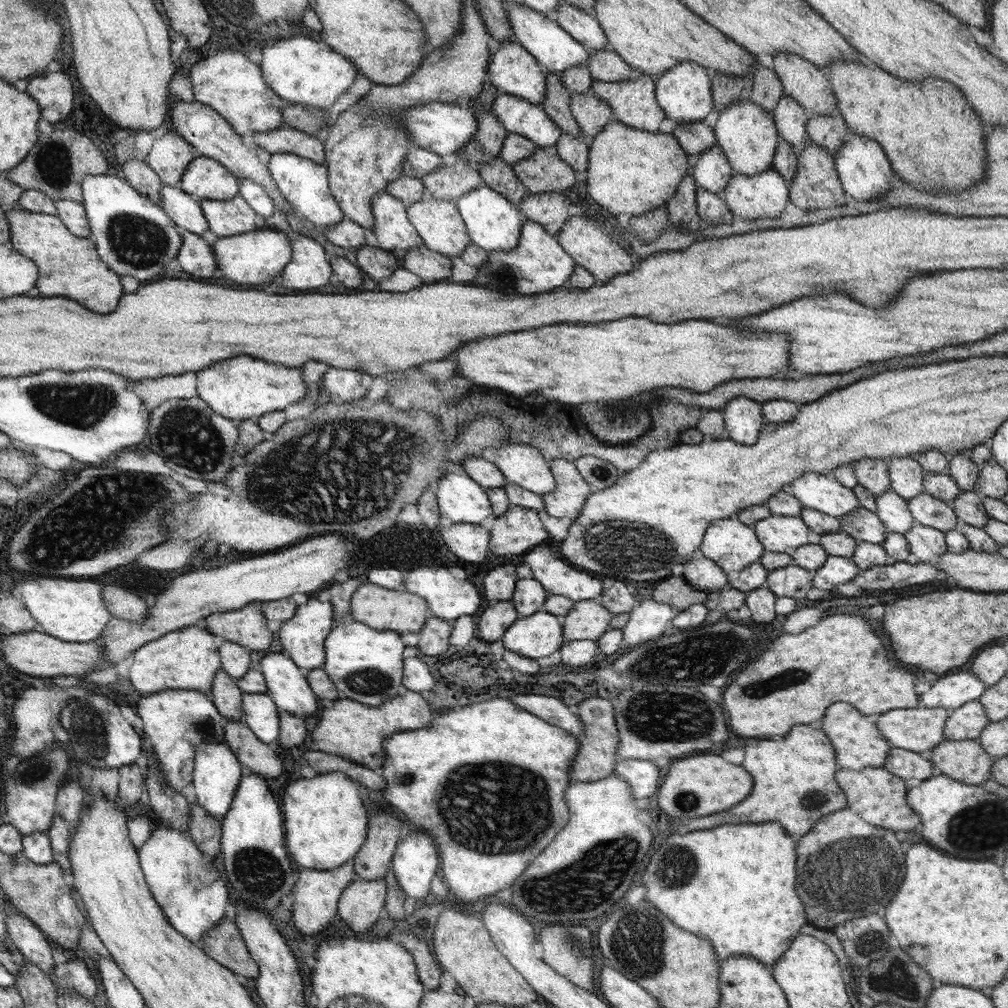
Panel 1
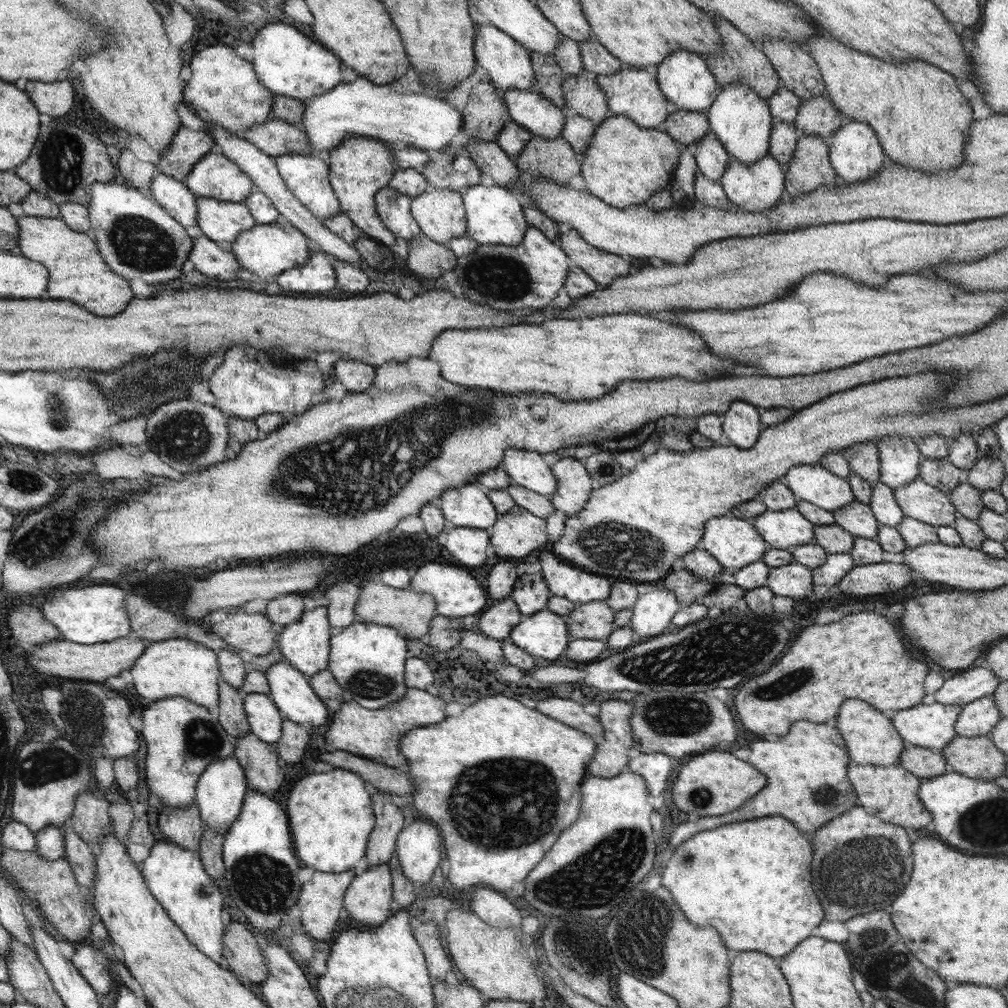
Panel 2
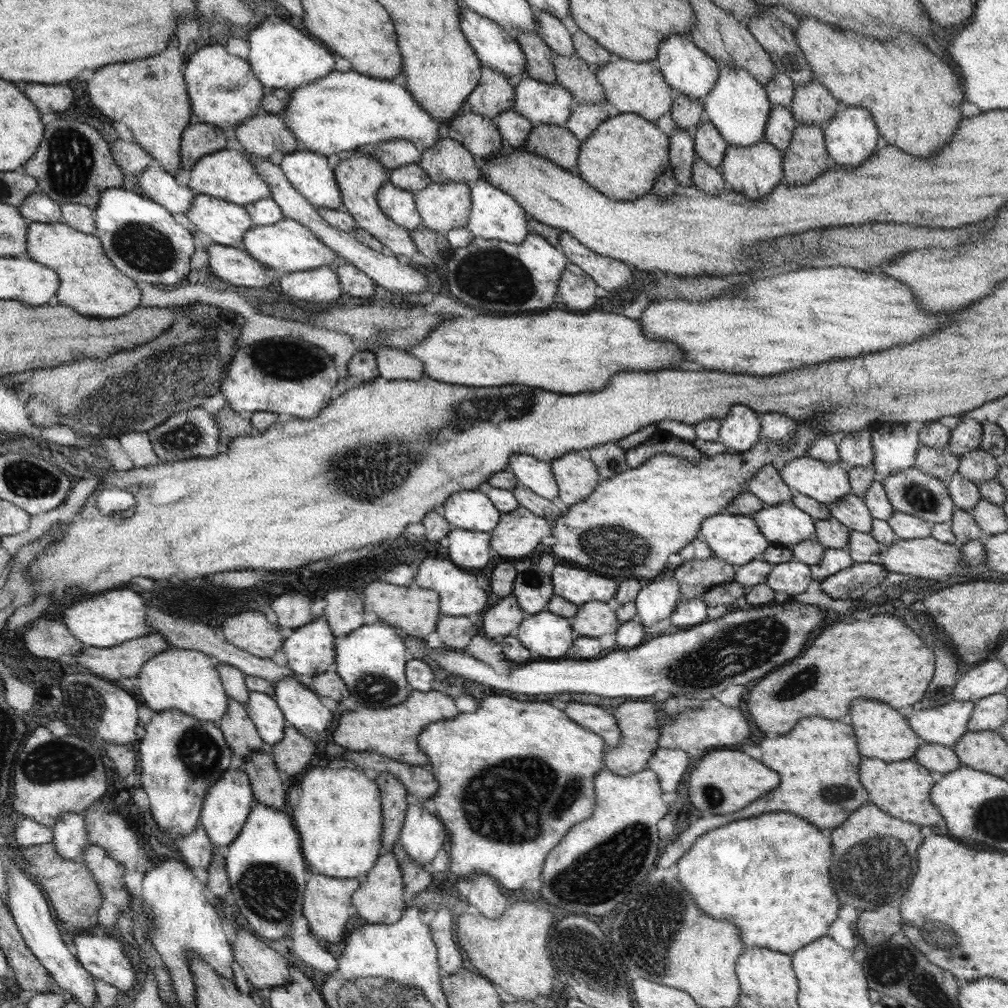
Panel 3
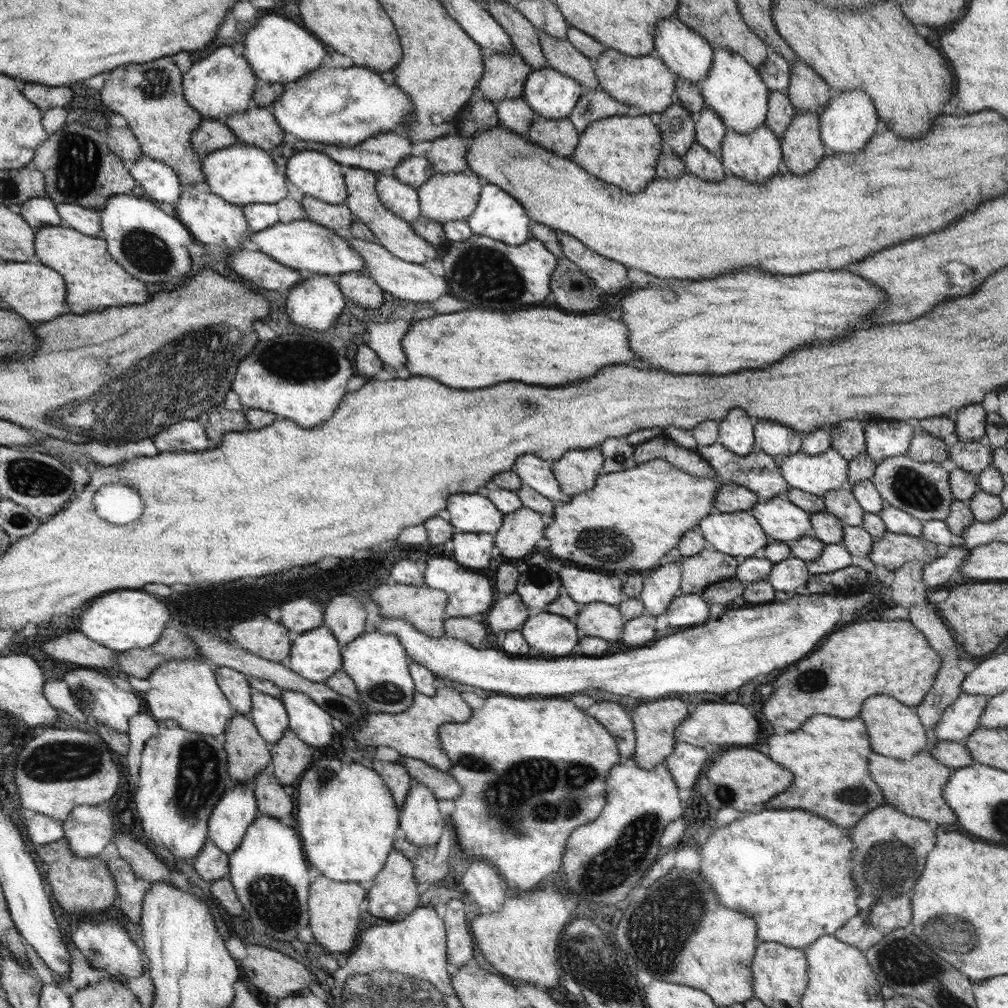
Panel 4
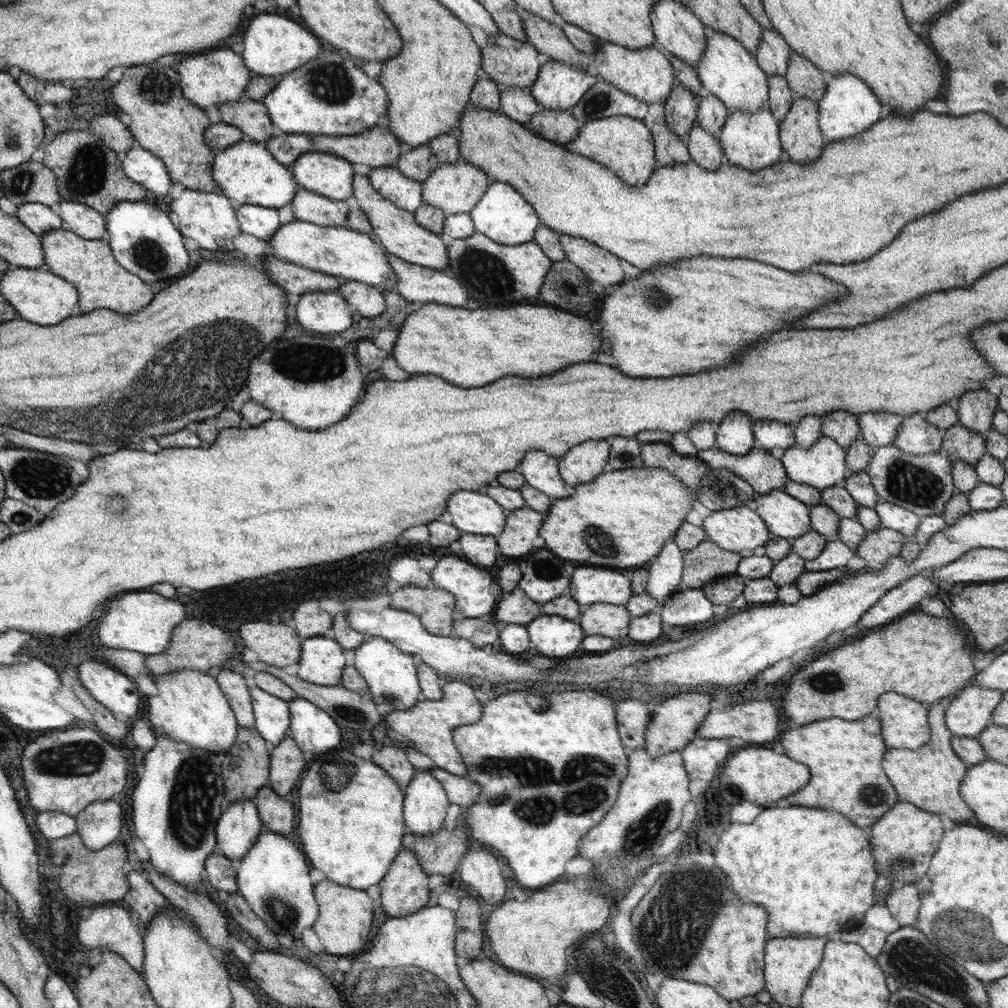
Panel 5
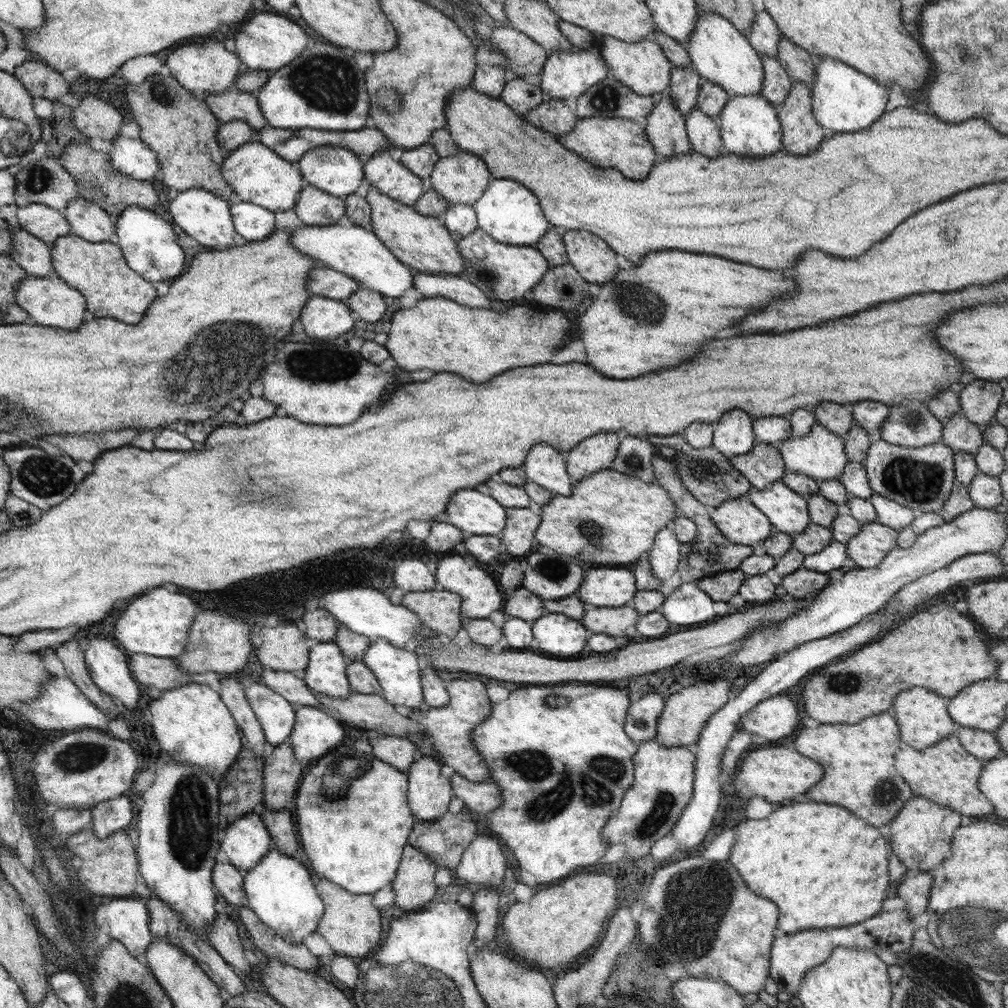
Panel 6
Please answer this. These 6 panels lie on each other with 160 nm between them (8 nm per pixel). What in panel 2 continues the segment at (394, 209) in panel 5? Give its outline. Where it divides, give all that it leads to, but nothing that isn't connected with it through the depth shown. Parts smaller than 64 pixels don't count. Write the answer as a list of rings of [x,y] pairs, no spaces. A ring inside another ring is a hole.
[[[352,136],[342,146],[329,150],[330,180],[333,191],[344,213],[363,232],[364,236],[378,241],[384,246],[394,245],[397,235],[384,223],[377,212],[377,192],[389,186],[399,170],[393,158],[393,146],[364,136]]]

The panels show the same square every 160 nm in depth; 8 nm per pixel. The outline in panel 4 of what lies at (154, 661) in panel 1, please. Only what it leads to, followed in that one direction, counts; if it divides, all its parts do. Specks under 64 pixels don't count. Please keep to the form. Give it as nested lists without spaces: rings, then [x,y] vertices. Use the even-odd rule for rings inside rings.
[[[203,659],[169,660],[148,676],[150,690],[145,695],[147,712],[157,721],[172,719],[190,732],[223,735],[236,714],[224,693],[216,684],[214,670]]]

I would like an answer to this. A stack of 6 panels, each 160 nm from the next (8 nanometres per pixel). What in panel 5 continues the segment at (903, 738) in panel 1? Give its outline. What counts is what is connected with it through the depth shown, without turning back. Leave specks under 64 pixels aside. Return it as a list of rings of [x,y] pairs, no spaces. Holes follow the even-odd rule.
[[[968,684],[951,700],[945,710],[945,723],[953,736],[977,737],[988,725],[992,725],[993,710],[1002,700],[1003,691]]]

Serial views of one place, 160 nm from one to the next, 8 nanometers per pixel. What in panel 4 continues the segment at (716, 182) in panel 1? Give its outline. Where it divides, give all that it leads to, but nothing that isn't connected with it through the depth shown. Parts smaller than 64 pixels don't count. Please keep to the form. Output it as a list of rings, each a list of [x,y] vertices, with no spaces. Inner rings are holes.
[[[704,107],[699,112],[697,122],[697,140],[704,145],[714,156],[721,157],[721,147],[724,143],[728,126],[725,121],[713,111],[712,108]]]

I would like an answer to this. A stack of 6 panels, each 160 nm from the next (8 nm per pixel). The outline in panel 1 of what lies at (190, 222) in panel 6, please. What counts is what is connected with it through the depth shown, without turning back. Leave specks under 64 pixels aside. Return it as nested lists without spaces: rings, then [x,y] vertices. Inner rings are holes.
[[[240,194],[232,200],[202,200],[201,209],[209,221],[209,230],[218,237],[241,235],[261,226],[260,215]]]

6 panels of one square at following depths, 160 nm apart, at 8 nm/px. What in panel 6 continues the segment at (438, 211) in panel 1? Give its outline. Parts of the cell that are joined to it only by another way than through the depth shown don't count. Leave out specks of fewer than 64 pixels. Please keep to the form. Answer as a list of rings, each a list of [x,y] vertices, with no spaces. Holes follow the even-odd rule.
[[[459,150],[456,155],[441,158],[430,175],[431,190],[438,192],[440,197],[446,199],[449,205],[474,205],[489,189],[489,184],[494,180],[493,173],[482,158],[472,152]]]

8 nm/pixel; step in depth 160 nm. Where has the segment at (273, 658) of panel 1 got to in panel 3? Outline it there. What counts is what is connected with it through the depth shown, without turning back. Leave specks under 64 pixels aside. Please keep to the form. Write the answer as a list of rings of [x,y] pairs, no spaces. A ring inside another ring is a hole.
[[[286,678],[274,682],[274,697],[285,712],[287,724],[297,728],[304,736],[322,732],[332,724],[332,712],[320,704],[318,694],[300,684],[300,681]]]

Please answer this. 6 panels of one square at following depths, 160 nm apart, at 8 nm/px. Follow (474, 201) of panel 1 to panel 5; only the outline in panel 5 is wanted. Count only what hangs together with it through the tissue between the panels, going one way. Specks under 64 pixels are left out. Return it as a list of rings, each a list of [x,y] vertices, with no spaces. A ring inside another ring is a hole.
[[[492,181],[480,203],[469,212],[476,232],[485,233],[498,244],[519,245],[534,240],[536,230],[542,226],[536,209],[518,193],[513,185]]]

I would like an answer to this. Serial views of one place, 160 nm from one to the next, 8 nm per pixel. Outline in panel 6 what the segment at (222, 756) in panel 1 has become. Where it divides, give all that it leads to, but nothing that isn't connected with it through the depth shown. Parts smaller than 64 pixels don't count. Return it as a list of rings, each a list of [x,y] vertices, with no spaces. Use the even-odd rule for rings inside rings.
[[[255,811],[234,820],[223,830],[221,847],[230,862],[245,873],[273,850],[272,835],[259,811]]]

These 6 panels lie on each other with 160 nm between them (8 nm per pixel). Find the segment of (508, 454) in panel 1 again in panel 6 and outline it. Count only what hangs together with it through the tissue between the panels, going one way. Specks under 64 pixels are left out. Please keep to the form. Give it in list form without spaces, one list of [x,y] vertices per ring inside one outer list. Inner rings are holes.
[[[540,443],[530,450],[530,460],[522,464],[528,480],[549,490],[553,495],[570,496],[575,482],[568,473],[565,452],[550,444]]]

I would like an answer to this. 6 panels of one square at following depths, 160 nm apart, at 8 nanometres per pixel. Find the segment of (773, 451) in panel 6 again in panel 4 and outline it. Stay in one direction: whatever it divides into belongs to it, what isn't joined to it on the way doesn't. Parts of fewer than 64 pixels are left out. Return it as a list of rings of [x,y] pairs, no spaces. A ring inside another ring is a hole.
[[[716,442],[710,446],[698,445],[696,452],[713,465],[720,480],[730,480],[736,484],[745,485],[746,488],[757,493],[760,501],[767,501],[775,496],[786,496],[788,493],[790,486],[785,477],[782,476],[781,467],[776,465],[769,453],[765,453],[761,449],[754,449],[749,455],[742,456],[730,452],[730,449],[727,449],[723,444]]]

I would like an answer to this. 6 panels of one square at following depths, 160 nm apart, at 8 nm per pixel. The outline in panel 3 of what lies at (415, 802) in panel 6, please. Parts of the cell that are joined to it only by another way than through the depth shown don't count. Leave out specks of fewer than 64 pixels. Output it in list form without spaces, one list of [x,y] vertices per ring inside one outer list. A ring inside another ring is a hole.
[[[410,804],[399,841],[413,860],[424,866],[432,862],[444,840],[446,830],[440,817],[432,816]]]

